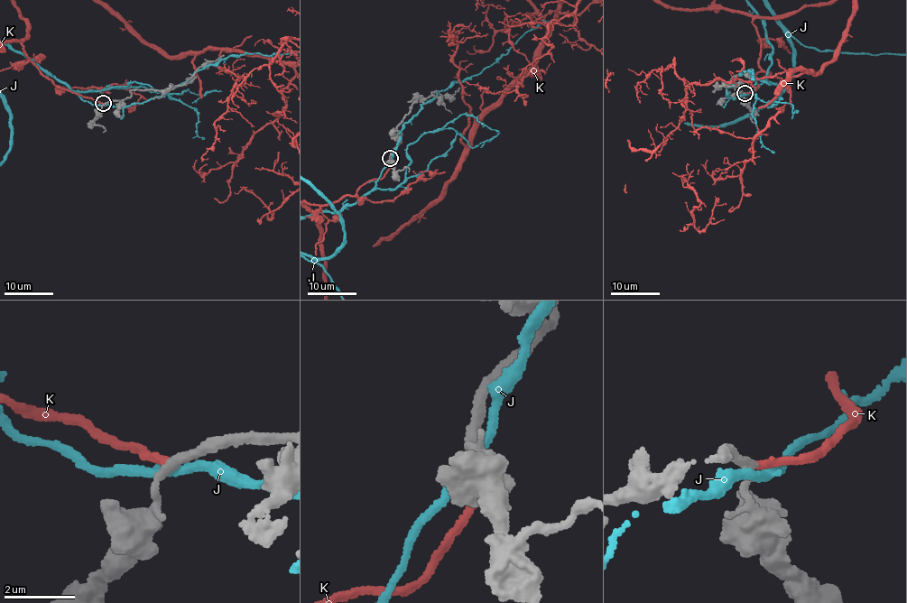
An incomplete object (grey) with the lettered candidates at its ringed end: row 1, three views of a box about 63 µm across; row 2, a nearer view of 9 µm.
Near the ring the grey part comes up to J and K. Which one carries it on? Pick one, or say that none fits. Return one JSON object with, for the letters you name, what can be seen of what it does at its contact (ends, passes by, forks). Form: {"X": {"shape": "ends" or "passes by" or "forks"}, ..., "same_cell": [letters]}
{"K": {"shape": "ends"}, "same_cell": ["K"]}

